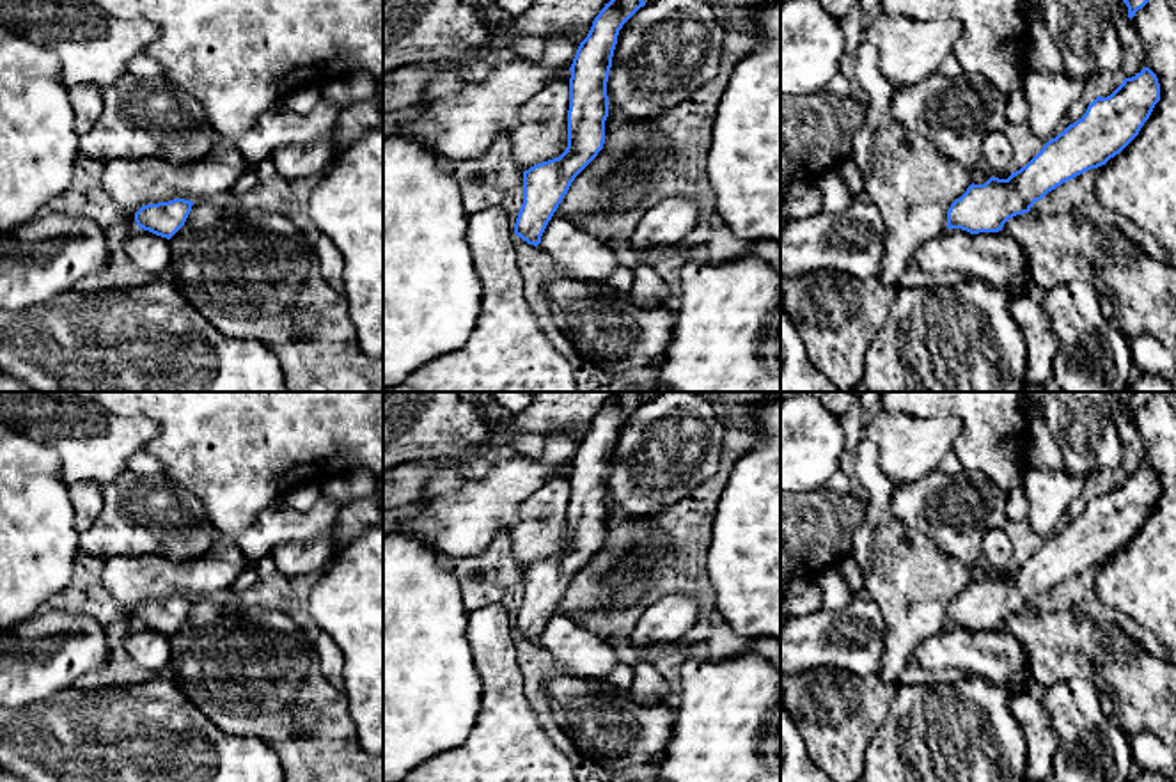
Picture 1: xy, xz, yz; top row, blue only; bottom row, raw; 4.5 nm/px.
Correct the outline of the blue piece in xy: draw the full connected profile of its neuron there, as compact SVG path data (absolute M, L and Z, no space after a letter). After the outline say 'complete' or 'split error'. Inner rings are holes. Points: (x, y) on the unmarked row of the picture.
M174 596L169 599L147 601L135 610L138 626L170 637L186 619L193 599Z; complete

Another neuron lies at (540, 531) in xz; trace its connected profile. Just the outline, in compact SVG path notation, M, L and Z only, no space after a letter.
M552 477L529 495L506 532L513 559L525 569L568 544L569 479Z

